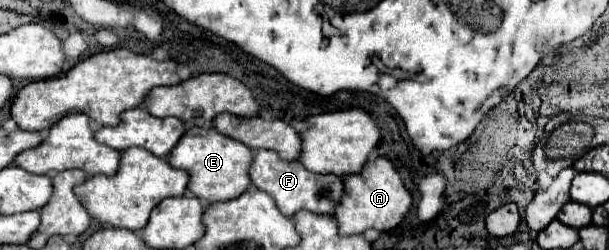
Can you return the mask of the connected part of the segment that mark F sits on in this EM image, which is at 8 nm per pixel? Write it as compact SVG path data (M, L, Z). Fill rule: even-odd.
M260 149L254 155L252 171L250 171L252 183L260 191L268 191L268 195L274 197L278 209L286 217L294 217L296 211L312 211L316 215L332 215L340 203L340 197L344 193L344 179L338 175L320 175L308 171L300 161L284 161L276 155L276 151Z

